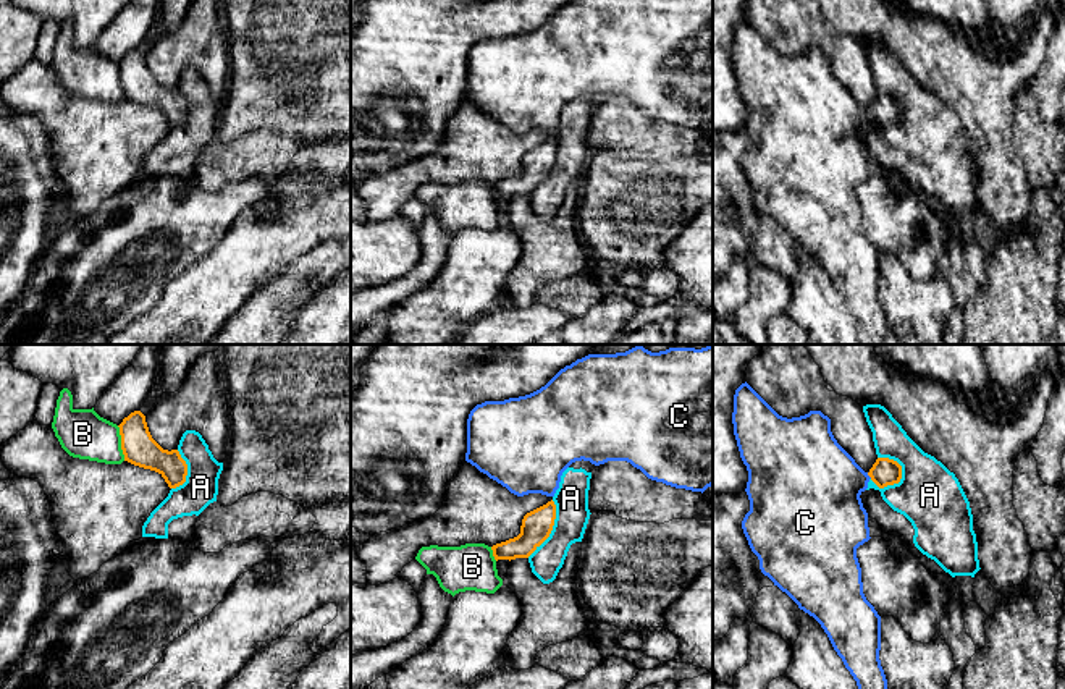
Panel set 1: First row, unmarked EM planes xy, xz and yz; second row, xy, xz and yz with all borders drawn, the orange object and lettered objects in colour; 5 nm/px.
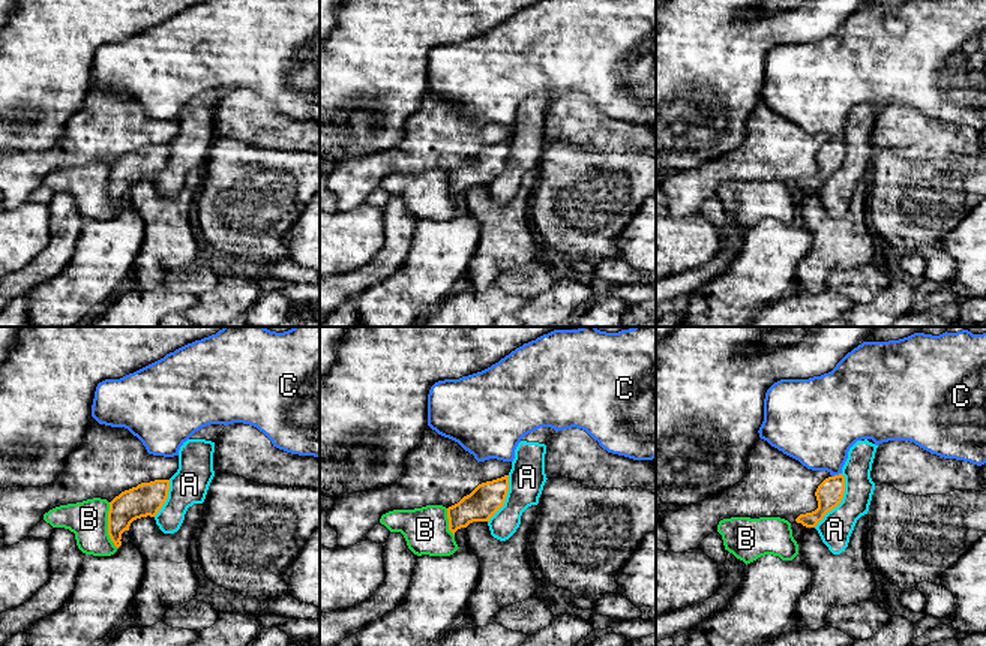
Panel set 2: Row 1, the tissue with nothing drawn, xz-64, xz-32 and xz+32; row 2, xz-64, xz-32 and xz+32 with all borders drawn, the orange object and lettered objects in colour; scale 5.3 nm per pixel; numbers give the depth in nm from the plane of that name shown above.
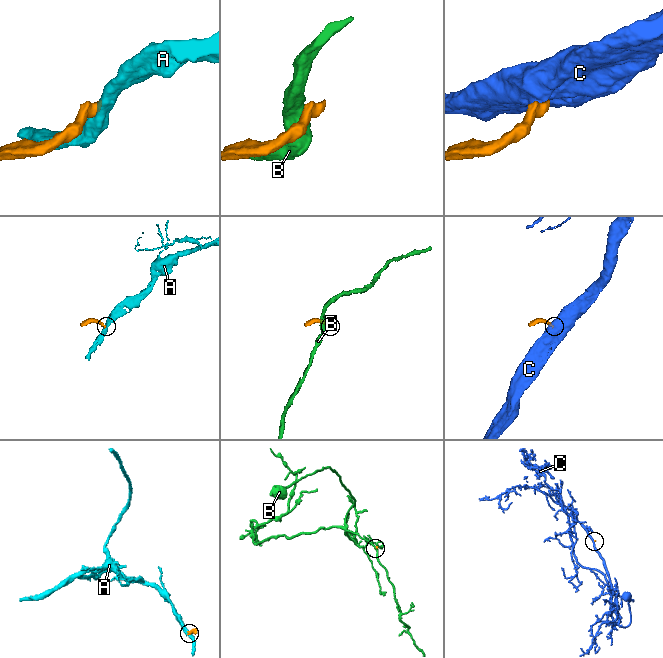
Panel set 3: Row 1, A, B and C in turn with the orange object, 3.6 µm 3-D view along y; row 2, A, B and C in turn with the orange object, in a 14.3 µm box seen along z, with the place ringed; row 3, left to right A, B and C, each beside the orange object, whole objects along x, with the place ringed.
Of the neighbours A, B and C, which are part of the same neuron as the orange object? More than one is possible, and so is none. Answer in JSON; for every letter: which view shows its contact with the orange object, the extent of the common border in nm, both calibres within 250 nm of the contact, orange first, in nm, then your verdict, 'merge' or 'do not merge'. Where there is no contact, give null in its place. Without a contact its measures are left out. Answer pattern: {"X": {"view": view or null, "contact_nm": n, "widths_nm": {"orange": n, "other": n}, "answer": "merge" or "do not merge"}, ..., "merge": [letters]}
{"A": {"view": "yz", "contact_nm": 180, "widths_nm": {"orange": 140, "other": 320}, "answer": "do not merge"}, "B": {"view": "xy", "contact_nm": 180, "widths_nm": {"orange": 170, "other": 240}, "answer": "do not merge"}, "C": {"view": "yz", "contact_nm": 40, "widths_nm": {"orange": 140, "other": 400}, "answer": "merge"}, "merge": ["C"]}

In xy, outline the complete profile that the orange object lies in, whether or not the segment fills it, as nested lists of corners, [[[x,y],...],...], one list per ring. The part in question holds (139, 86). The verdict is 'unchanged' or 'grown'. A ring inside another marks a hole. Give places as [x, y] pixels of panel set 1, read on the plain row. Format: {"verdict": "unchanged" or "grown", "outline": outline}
{"verdict": "unchanged", "outline": [[[131,50],[118,63],[124,99],[158,110],[170,126],[186,120],[187,102],[178,87],[163,87],[150,73],[145,53]]]}

